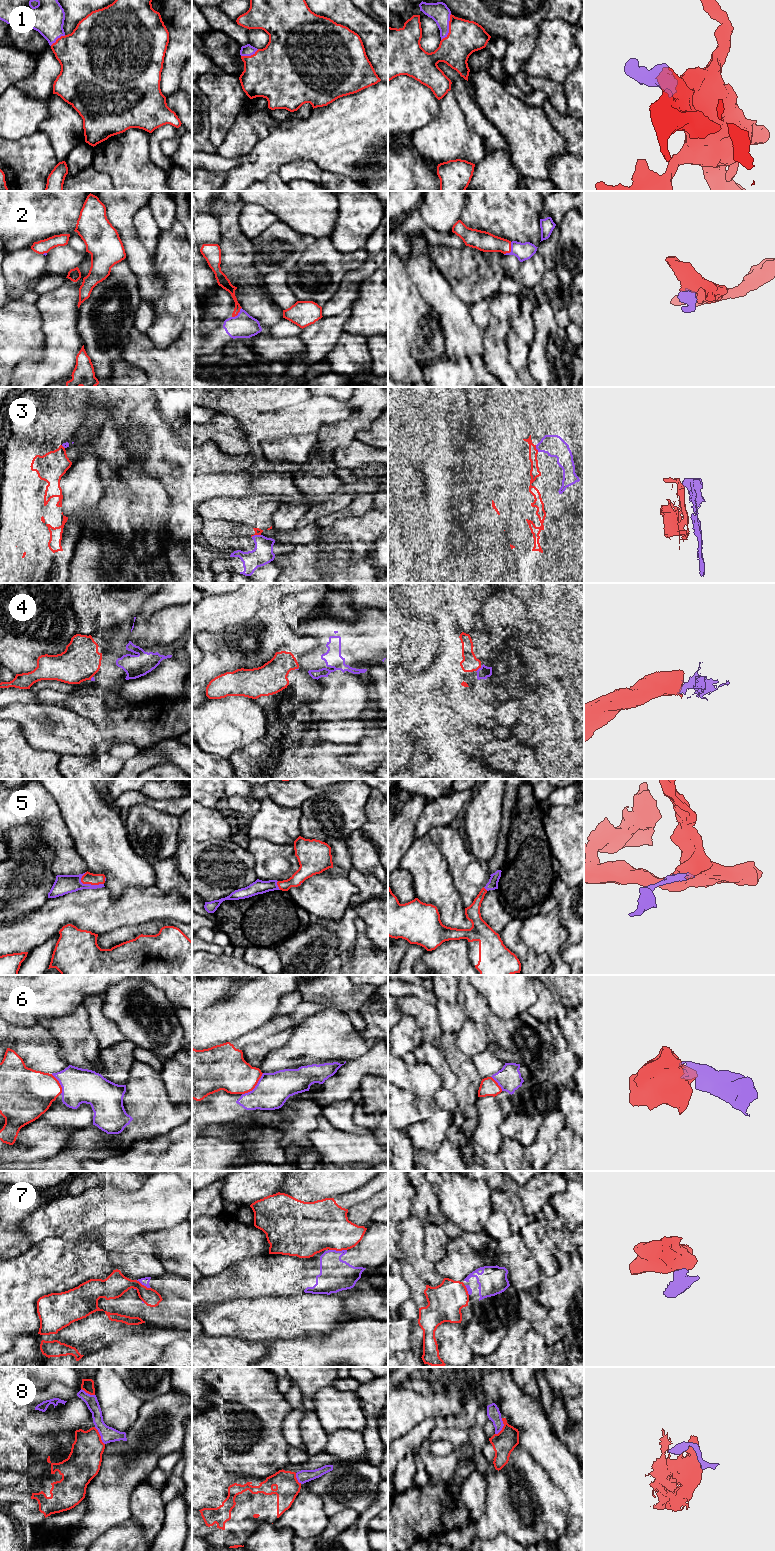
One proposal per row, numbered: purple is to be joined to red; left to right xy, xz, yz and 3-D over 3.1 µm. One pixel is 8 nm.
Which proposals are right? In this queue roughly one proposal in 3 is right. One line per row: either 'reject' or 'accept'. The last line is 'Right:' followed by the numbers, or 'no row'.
1: accept
2: accept
3: reject
4: accept
5: accept
6: reject
7: reject
8: reject
Right: 1, 2, 4, 5

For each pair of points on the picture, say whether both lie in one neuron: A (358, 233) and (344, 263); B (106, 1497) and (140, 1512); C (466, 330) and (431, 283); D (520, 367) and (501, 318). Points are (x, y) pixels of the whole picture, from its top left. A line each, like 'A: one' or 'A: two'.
A: two
B: two
C: one
D: two

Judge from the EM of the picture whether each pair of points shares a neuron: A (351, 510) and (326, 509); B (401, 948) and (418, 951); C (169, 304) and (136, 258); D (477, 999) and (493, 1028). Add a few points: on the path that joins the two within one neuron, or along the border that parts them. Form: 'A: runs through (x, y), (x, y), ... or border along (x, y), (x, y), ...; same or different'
A: border along (354, 495), (353, 499), (338, 512), (319, 518); different
B: border along (409, 943), (406, 953), (398, 964); different
C: border along (157, 270), (162, 279), (162, 293), (151, 306); different
D: runs through (477, 1006), (490, 1021); same

